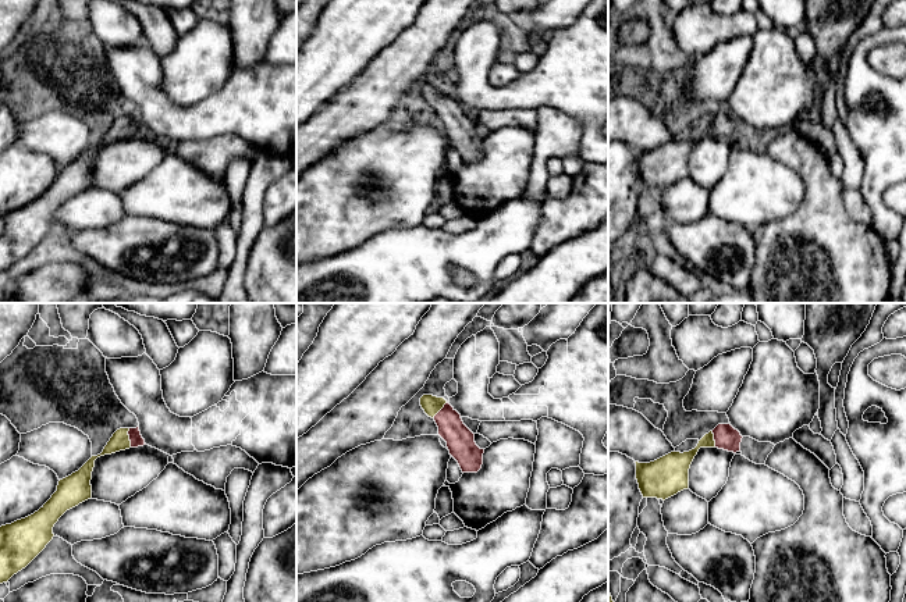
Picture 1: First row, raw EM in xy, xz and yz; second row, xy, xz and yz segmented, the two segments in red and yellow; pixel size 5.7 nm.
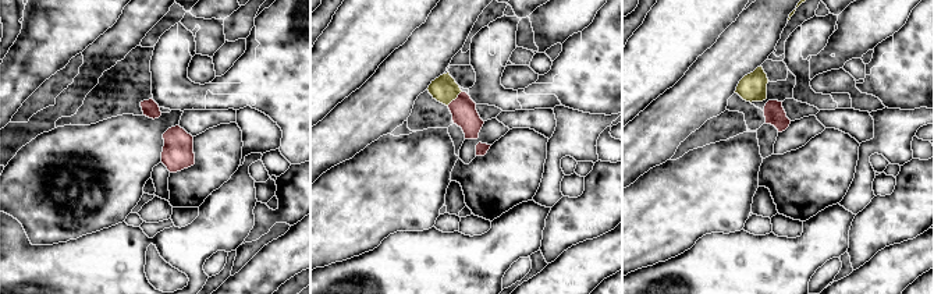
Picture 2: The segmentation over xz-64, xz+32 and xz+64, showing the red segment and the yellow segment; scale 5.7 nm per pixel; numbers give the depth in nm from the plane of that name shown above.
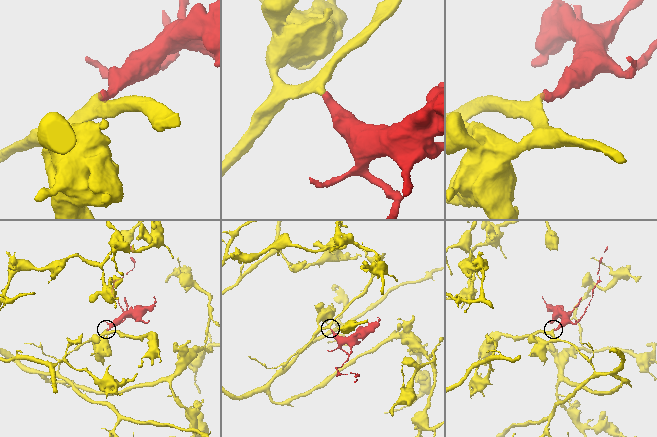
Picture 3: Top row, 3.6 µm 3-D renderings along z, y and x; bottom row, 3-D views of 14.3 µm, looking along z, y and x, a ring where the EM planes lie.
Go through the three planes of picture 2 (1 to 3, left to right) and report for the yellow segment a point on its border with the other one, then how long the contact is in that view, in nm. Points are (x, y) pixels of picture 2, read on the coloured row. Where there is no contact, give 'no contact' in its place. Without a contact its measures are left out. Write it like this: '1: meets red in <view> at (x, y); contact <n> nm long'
1: no contact
2: meets red in xz+32 at (455, 99); contact 120 nm long
3: no contact

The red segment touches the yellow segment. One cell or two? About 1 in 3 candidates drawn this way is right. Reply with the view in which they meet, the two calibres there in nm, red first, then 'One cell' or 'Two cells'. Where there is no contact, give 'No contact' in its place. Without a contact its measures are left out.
Touches red in xy. Thickness 70 nm (red) against 110 nm. One cell

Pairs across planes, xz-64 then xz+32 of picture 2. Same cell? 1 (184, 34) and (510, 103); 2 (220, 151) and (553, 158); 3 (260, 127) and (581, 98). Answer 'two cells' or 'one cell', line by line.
1: one cell
2: two cells
3: two cells

